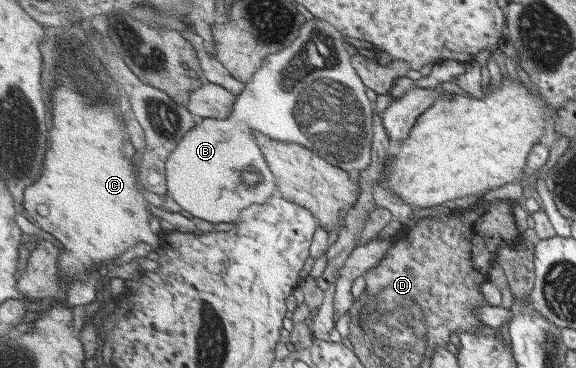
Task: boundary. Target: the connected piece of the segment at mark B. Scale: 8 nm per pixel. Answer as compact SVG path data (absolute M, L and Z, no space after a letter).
M313 17L314 20L308 18L308 22L302 26L302 34L296 42L288 46L282 52L271 54L266 60L266 64L263 68L255 74L255 78L251 82L246 84L246 88L236 98L234 104L234 111L230 118L222 120L221 118L204 118L199 125L192 125L192 129L188 131L179 142L178 146L168 156L164 169L162 171L163 176L166 178L166 184L168 188L168 194L171 195L173 200L185 211L190 214L206 220L214 224L220 224L220 222L240 222L241 214L243 210L250 208L253 204L266 204L275 194L278 193L277 177L272 172L267 158L264 156L260 146L257 142L257 136L255 132L261 132L265 136L269 136L274 140L283 140L284 142L294 142L301 144L306 148L310 148L316 151L316 154L321 155L328 162L331 162L334 166L343 168L348 172L358 172L359 176L362 171L366 170L372 162L372 152L374 152L374 136L376 136L377 129L377 117L376 117L376 102L372 102L372 89L368 90L367 82L364 82L363 78L360 78L359 72L353 65L353 58L357 55L356 49L352 46L352 38L348 37L348 34L342 34L327 20L321 20L320 18Z

